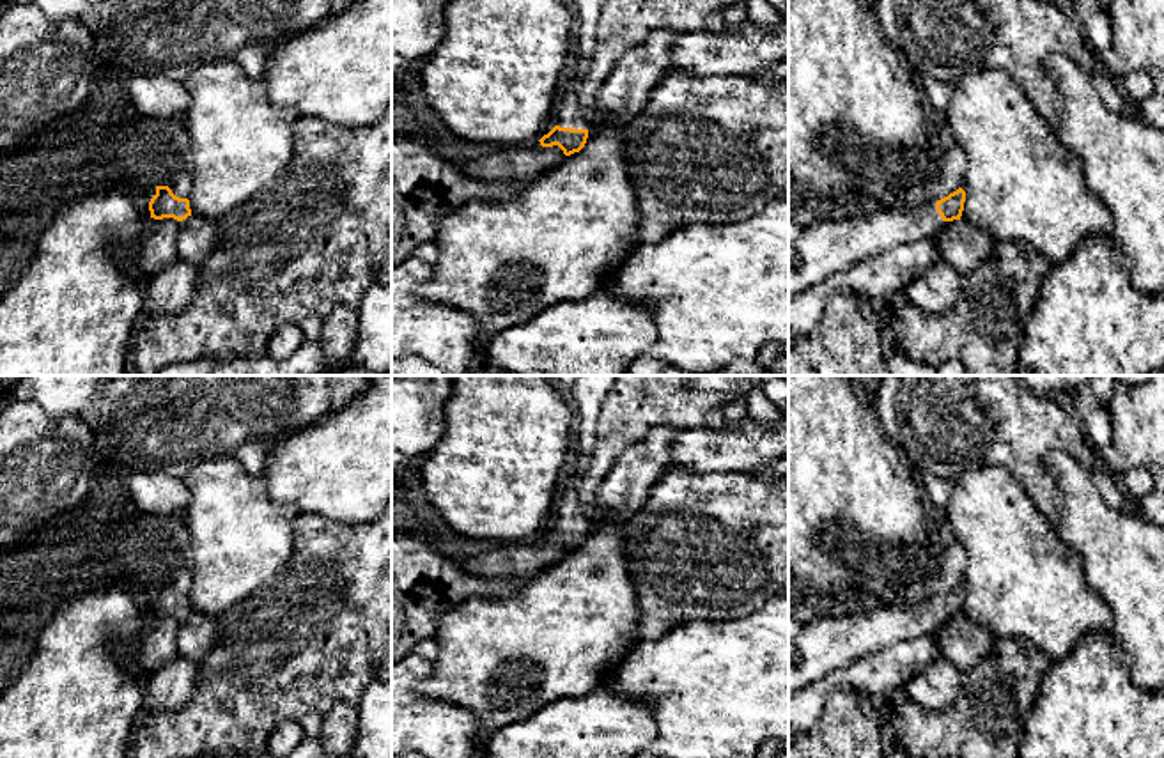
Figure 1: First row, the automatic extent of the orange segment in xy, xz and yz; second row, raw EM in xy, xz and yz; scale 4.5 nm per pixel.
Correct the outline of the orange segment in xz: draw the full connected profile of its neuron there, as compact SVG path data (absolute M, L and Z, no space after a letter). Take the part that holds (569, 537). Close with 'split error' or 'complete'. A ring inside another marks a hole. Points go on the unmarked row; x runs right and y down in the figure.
M574 445L556 498L556 522L539 538L542 544L558 542L565 553L579 549L588 535L588 519L579 503L579 480L586 466L581 462L579 446Z; split error

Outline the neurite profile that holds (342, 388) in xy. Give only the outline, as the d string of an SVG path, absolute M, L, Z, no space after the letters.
M328 375L331 411L342 409L369 384L367 375Z

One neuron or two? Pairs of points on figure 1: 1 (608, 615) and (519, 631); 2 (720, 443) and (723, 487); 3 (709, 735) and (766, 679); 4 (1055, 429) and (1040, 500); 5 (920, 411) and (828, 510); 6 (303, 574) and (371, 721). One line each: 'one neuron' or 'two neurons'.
1: one neuron
2: two neurons
3: one neuron
4: one neuron
5: two neurons
6: two neurons

